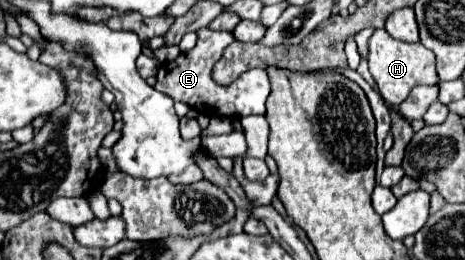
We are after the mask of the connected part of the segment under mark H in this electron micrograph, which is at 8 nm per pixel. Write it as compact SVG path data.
M375 29L375 33L371 35L367 61L369 71L379 87L379 93L393 107L401 105L415 85L435 85L439 81L435 73L435 53L431 53L421 43L397 41L385 29Z

